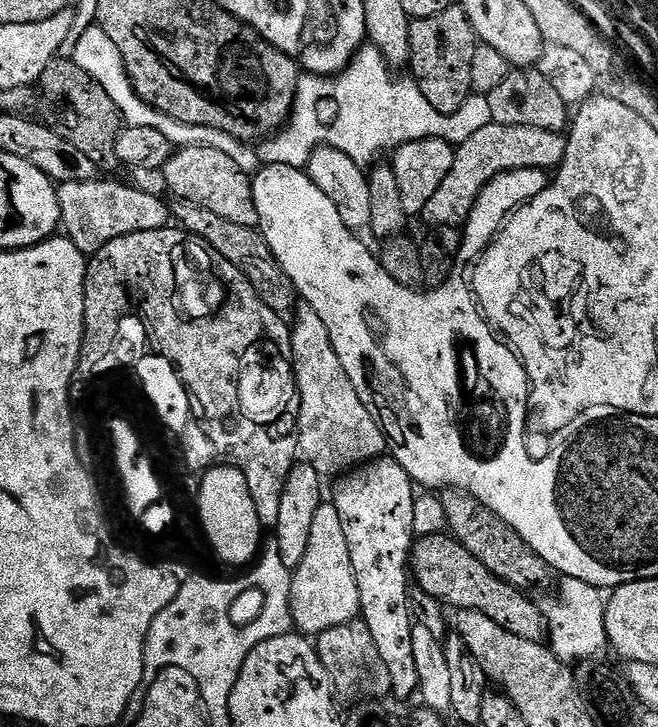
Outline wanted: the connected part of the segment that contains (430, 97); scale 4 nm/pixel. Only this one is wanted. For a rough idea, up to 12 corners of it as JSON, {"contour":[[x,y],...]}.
{"contour":[[461,8],[412,20],[408,59],[444,116],[473,95],[476,31]]}

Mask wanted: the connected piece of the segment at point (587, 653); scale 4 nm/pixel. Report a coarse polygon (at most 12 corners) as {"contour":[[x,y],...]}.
{"contour":[[563,577],[547,643],[569,666],[610,645],[603,591]]}

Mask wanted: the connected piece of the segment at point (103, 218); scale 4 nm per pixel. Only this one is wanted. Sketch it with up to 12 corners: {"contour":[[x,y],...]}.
{"contour":[[116,178],[56,189],[86,258],[114,238],[169,227],[169,201]]}

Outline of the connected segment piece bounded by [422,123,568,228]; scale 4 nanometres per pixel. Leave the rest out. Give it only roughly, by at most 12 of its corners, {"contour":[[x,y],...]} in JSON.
{"contour":[[534,126],[467,133],[427,202],[432,228],[460,228],[506,170],[555,170],[568,141]]}

